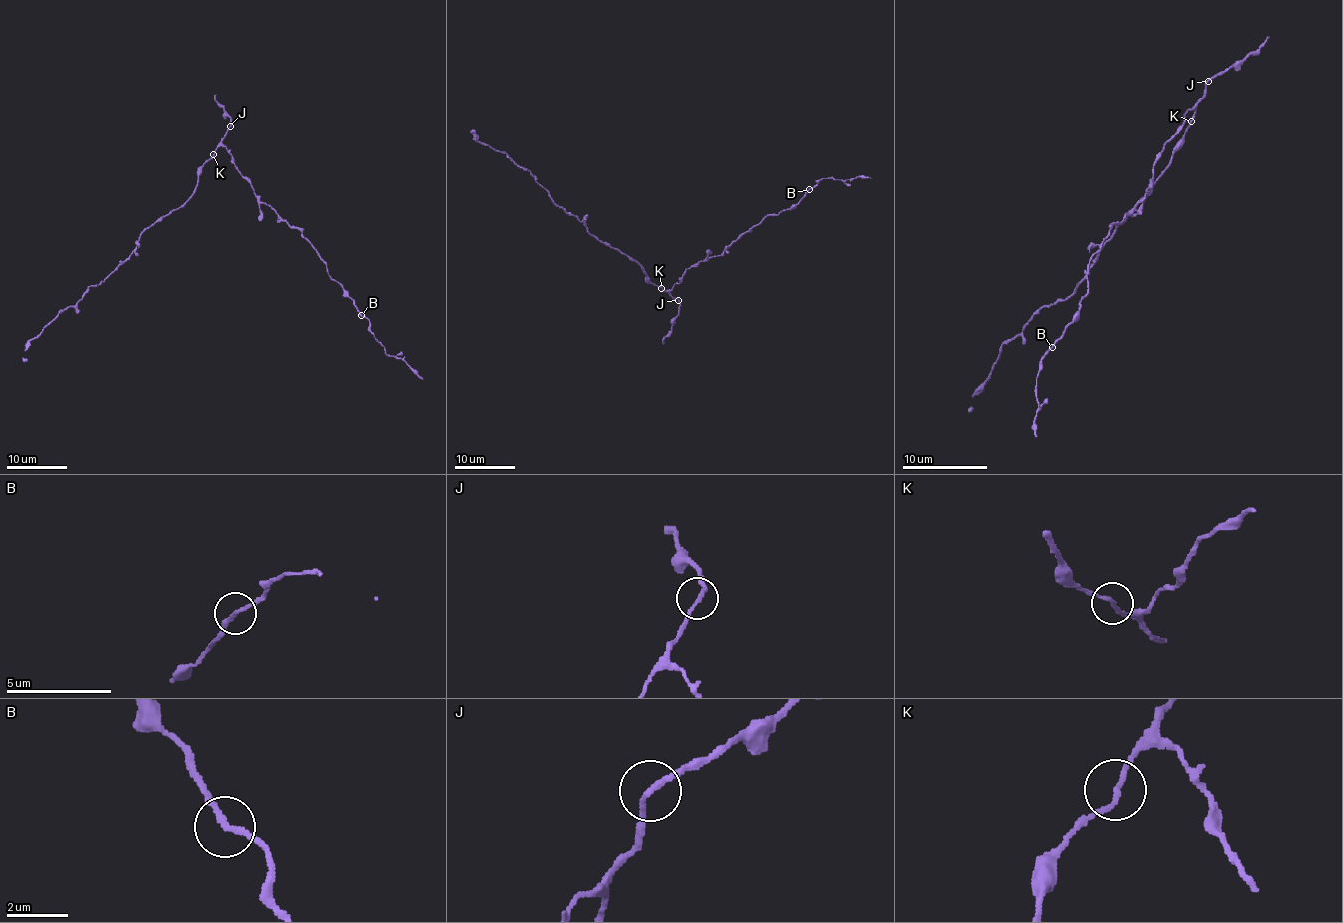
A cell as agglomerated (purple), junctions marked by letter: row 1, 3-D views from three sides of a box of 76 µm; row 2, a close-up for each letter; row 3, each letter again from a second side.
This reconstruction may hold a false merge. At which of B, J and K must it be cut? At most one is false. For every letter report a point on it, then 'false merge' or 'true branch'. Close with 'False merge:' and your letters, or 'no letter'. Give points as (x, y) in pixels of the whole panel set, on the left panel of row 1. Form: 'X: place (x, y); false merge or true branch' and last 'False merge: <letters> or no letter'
B: place (361, 315); true branch
J: place (230, 126); true branch
K: place (213, 154); true branch
False merge: no letter

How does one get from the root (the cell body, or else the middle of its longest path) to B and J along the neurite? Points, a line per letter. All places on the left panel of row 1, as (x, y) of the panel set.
B: (221, 145), (228, 150), (231, 162), (254, 193), (302, 233), (361, 316)
J: (221, 145), (230, 126)

